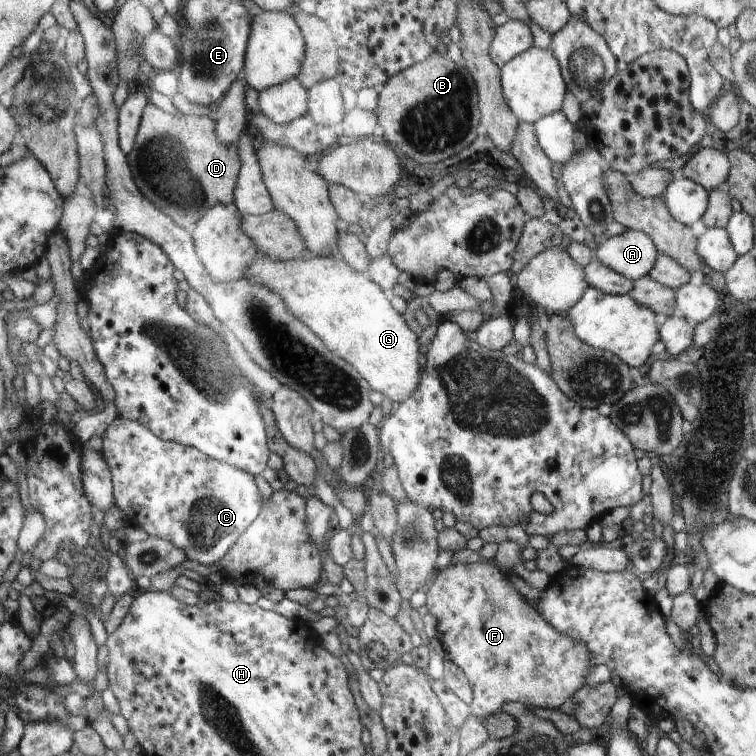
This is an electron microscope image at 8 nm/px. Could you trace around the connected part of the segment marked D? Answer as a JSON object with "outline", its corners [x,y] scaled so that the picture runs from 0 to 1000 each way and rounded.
{"outline":[[[200,135],[192,146],[180,193],[171,205],[171,213],[185,251],[235,299],[251,306],[283,271],[310,270],[319,209],[313,190],[299,190],[291,181],[286,183],[286,157],[282,153],[243,152],[249,151],[220,148]]]}

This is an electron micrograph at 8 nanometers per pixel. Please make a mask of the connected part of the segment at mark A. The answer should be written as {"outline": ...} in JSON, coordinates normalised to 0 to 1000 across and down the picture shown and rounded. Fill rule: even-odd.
{"outline":[[[828,303],[823,310],[783,325],[783,329],[794,349],[836,372],[857,365],[873,339],[864,316],[840,303]]]}

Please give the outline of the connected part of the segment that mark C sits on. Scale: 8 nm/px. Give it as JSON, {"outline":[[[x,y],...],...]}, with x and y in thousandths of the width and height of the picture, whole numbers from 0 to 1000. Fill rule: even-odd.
{"outline":[[[156,550],[139,573],[138,598],[151,627],[155,669],[172,694],[184,696],[201,709],[225,714],[249,735],[270,749],[292,743],[310,717],[341,685],[347,653],[339,648],[336,630],[304,612],[291,611],[265,594],[221,583],[187,558]]]}

